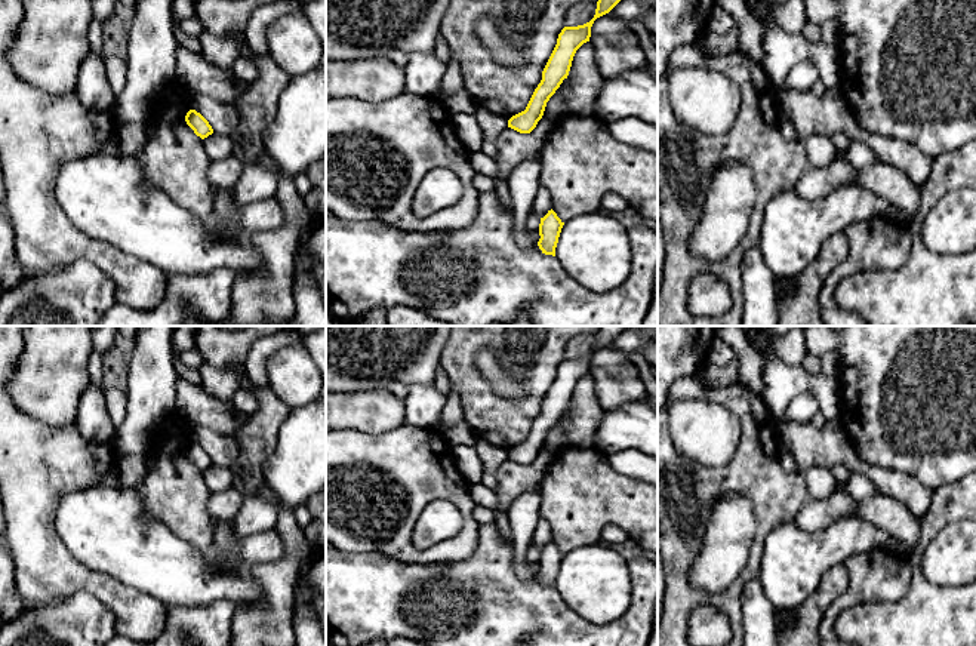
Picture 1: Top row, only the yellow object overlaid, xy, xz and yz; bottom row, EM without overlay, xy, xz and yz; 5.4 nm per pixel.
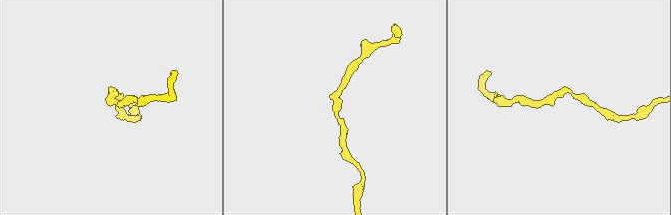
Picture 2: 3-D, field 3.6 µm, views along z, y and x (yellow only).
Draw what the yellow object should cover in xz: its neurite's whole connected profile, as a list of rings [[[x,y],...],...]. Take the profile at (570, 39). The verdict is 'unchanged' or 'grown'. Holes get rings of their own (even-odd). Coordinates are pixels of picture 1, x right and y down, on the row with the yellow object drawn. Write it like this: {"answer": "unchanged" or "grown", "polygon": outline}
{"answer": "unchanged", "polygon": [[[598,0],[594,18],[578,27],[564,27],[558,34],[557,44],[542,71],[542,80],[535,89],[524,111],[508,120],[508,127],[530,133],[542,119],[547,102],[567,79],[576,50],[591,37],[594,21],[609,13],[621,0]]]}

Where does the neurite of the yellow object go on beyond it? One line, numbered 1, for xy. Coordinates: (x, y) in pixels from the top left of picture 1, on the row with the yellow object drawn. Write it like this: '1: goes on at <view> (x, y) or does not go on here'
1: does not go on here

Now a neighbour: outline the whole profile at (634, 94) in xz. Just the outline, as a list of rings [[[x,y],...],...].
[[[647,70],[604,79],[597,96],[595,117],[606,124],[628,117],[658,124],[658,79]]]

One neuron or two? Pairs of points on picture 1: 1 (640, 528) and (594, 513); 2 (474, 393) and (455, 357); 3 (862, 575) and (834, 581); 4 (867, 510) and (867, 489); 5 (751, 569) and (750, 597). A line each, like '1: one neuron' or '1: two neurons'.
1: one neuron
2: one neuron
3: two neurons
4: two neurons
5: two neurons

